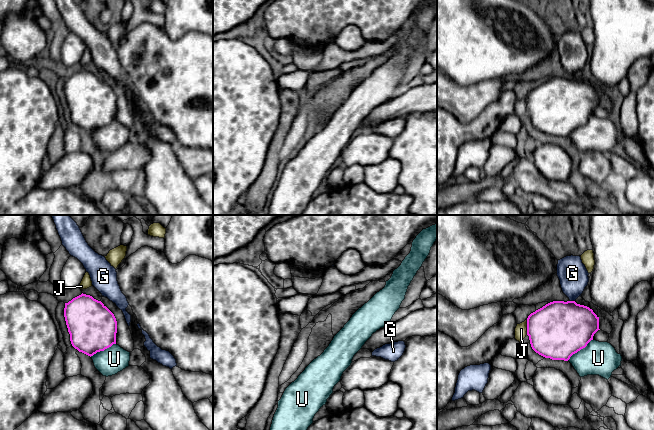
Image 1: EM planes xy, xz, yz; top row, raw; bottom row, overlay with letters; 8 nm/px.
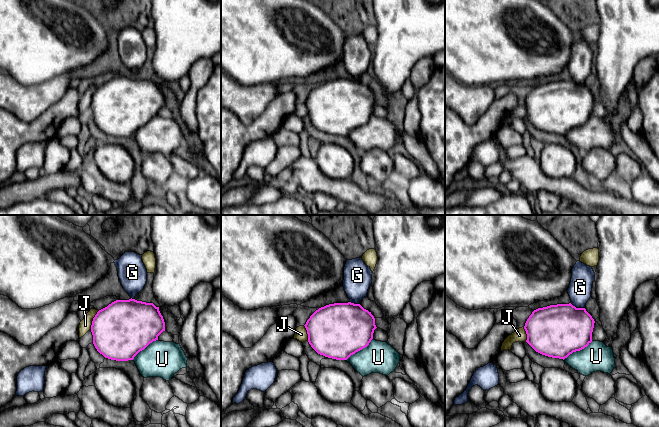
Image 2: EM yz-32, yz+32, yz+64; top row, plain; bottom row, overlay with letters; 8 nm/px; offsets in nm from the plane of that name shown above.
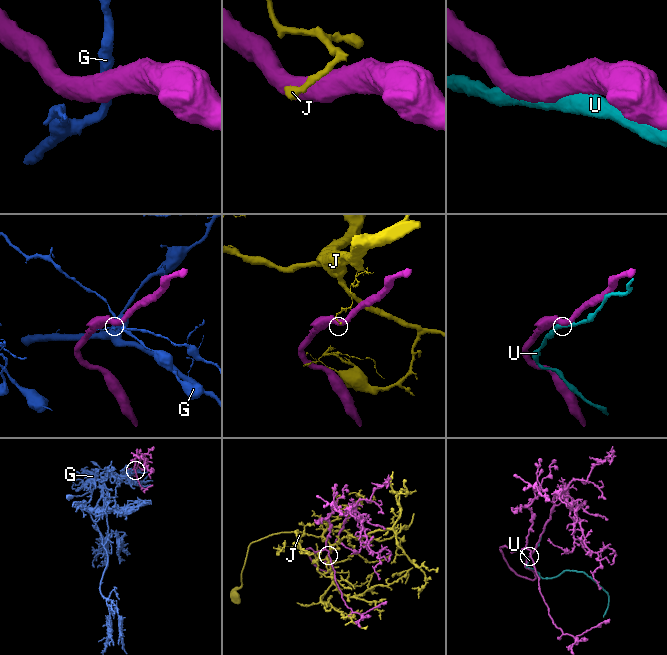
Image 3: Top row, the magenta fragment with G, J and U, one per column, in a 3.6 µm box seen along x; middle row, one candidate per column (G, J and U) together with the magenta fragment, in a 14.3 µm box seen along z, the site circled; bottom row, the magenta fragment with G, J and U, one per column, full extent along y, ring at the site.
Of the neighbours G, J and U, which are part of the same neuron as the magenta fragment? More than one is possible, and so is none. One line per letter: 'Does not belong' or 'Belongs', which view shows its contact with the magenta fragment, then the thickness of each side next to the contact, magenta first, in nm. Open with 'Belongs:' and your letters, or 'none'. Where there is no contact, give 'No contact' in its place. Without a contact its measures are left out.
Belongs: U
G: Does not belong. Touches magenta in yz. Thickness 460 nm (magenta) against 240 nm
J: Does not belong. Touches magenta in yz. Thickness 460 nm (magenta) against 100 nm
U: Belongs. Touches magenta in yz. Thickness 460 nm (magenta) against 280 nm

